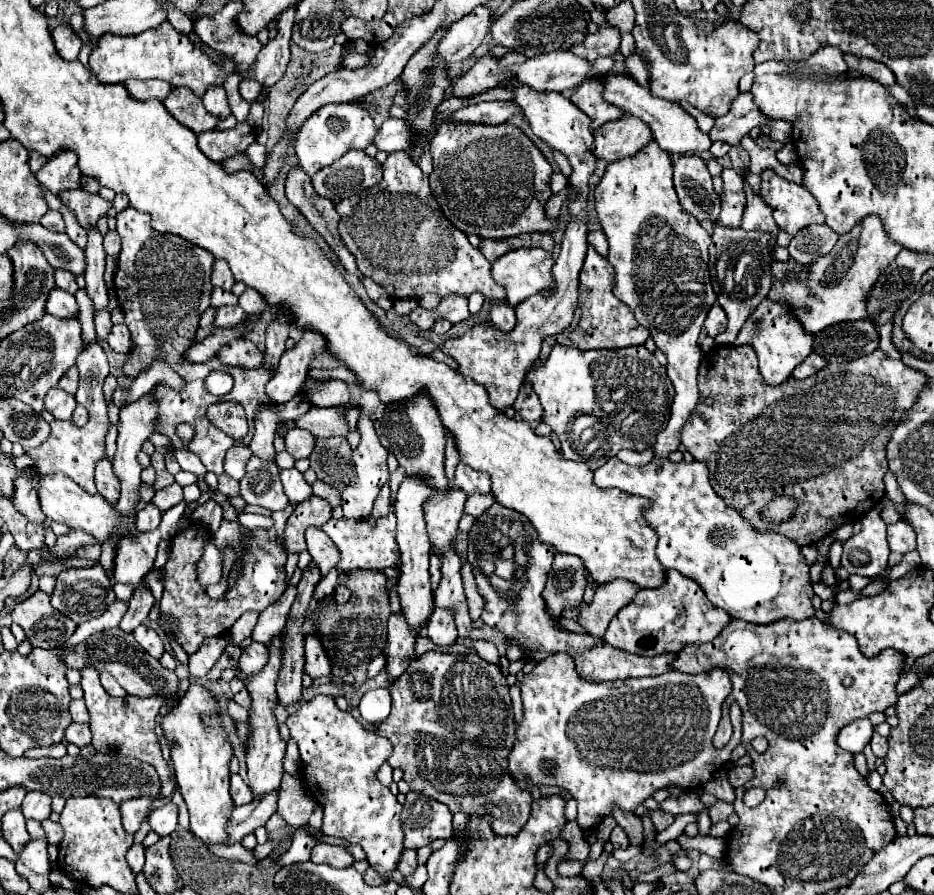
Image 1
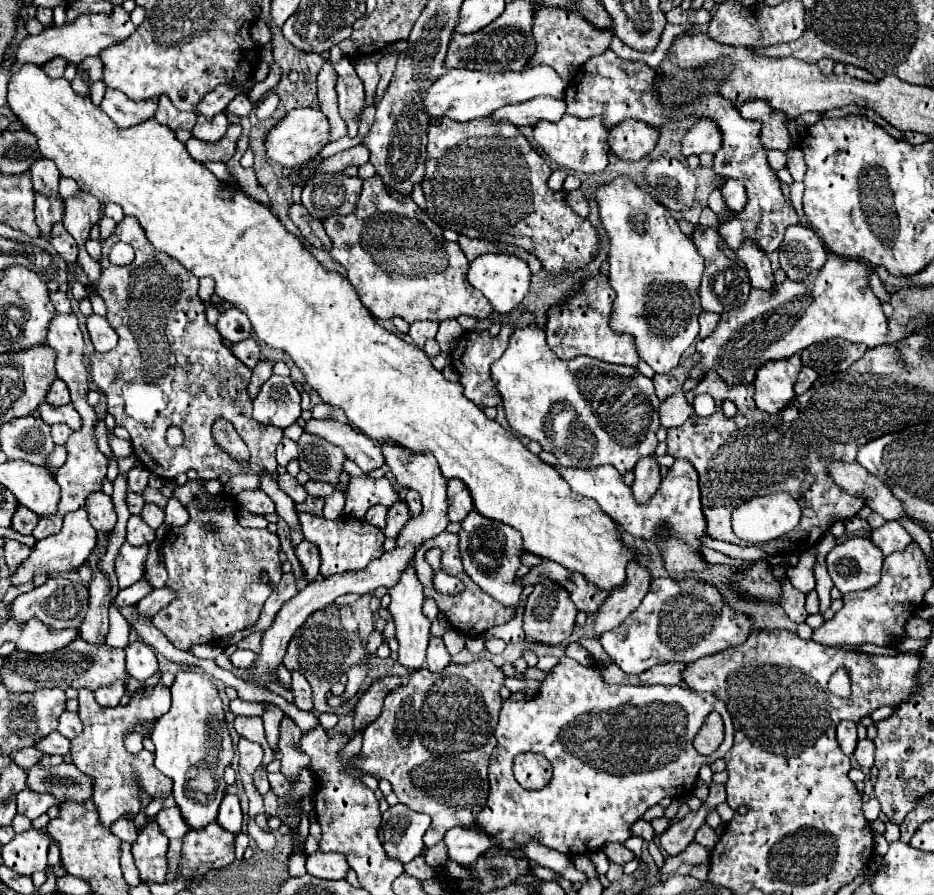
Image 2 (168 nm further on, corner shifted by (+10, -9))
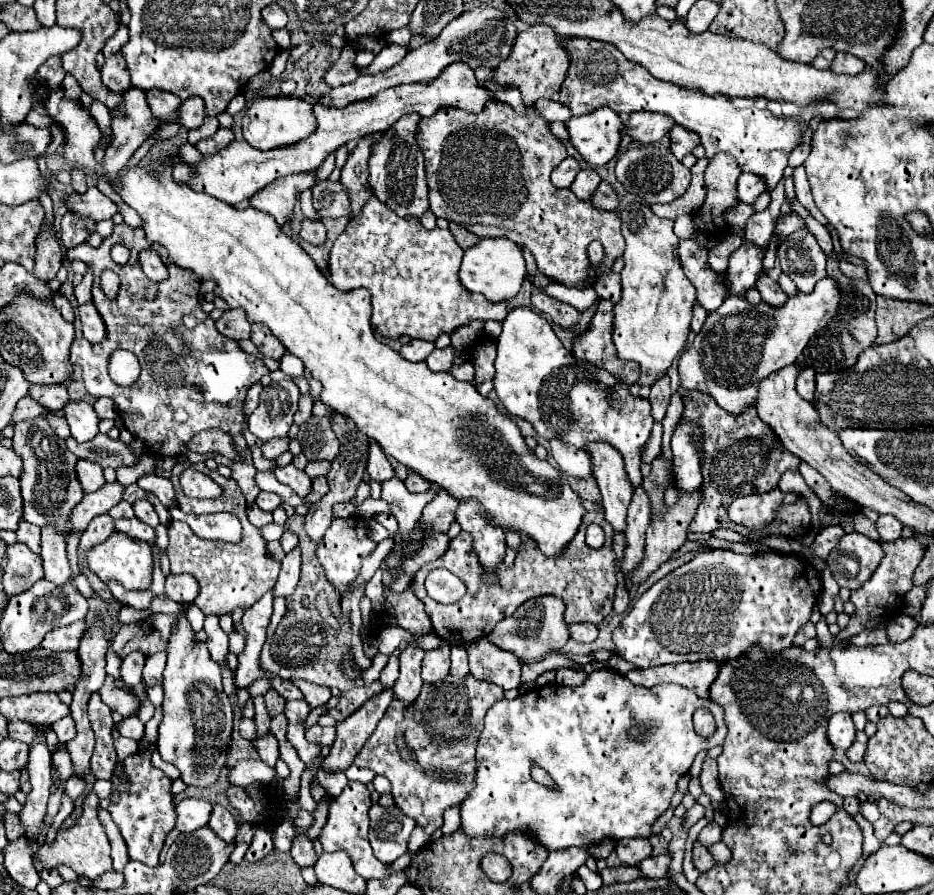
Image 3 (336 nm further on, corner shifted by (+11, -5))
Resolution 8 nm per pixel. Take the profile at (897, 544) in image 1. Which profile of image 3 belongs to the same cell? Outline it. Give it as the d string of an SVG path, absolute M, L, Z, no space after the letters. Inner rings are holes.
M881 515L877 521L877 531L881 535L881 541L895 541L901 537L903 525L893 515Z

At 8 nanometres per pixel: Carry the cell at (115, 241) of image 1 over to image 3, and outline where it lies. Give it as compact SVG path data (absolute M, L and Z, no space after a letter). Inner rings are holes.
M89 187L87 193L83 195L71 195L67 197L67 207L69 211L75 211L75 213L85 213L87 217L95 219L95 221L103 221L103 219L111 219L119 207L109 199L105 197L97 187Z

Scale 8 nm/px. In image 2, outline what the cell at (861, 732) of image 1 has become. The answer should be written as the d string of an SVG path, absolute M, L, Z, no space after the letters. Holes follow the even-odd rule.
M842 721L836 729L836 739L838 739L838 745L842 749L844 755L852 755L854 749L856 749L856 743L858 743L858 737L856 737L856 723L852 721Z

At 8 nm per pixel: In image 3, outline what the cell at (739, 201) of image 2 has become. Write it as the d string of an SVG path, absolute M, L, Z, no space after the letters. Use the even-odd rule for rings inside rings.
M741 173L739 183L737 183L737 191L739 191L739 199L743 203L755 203L757 197L761 193L765 193L765 181L755 179L755 175L749 173Z

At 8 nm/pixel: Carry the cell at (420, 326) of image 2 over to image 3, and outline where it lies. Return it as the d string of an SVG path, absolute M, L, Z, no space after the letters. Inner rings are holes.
M411 339L407 345L403 345L403 347L399 349L399 353L401 353L401 357L405 357L407 361L419 363L419 361L425 361L433 349L435 349L435 343L431 343L431 341Z

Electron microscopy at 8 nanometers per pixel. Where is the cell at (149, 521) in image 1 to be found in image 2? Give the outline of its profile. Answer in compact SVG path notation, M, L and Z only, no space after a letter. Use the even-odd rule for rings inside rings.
M132 515L128 519L128 529L126 529L126 541L130 545L144 545L144 543L152 543L156 537L154 529L148 527L140 515Z

